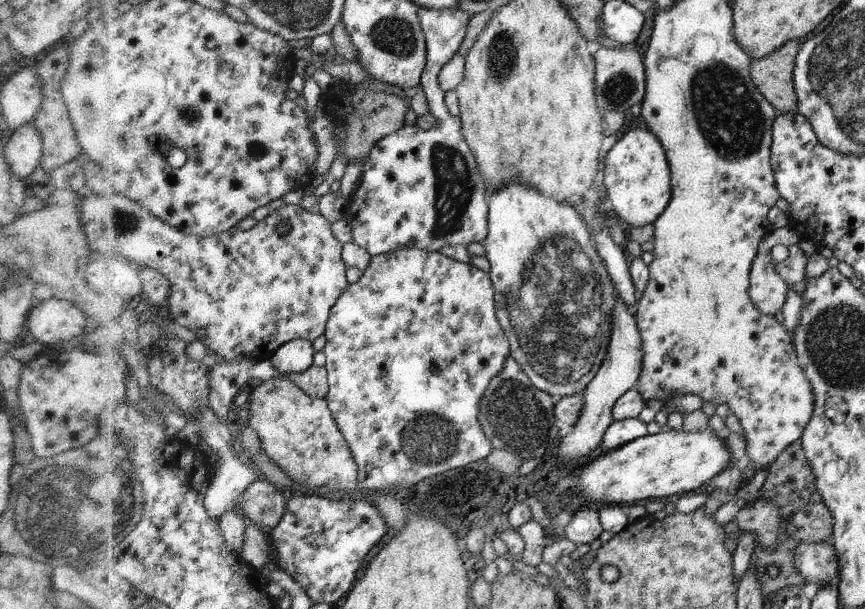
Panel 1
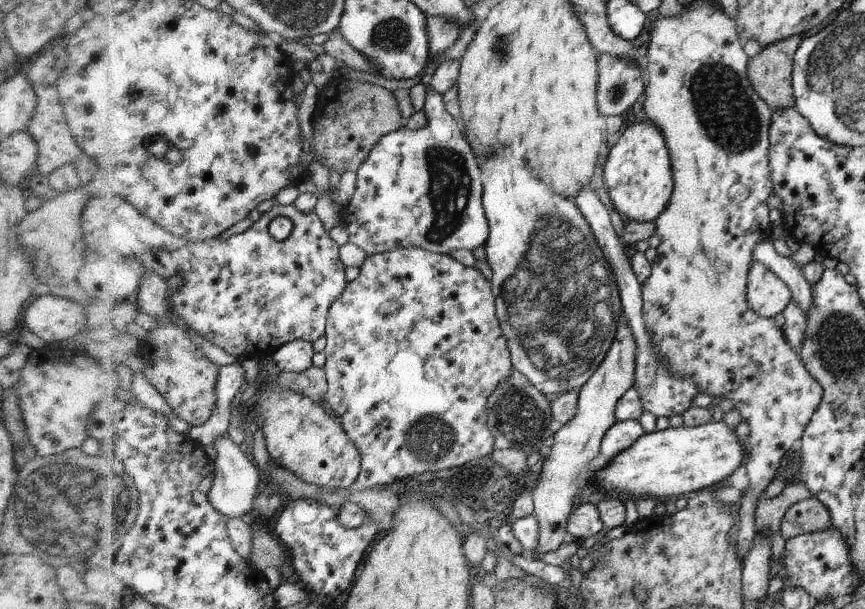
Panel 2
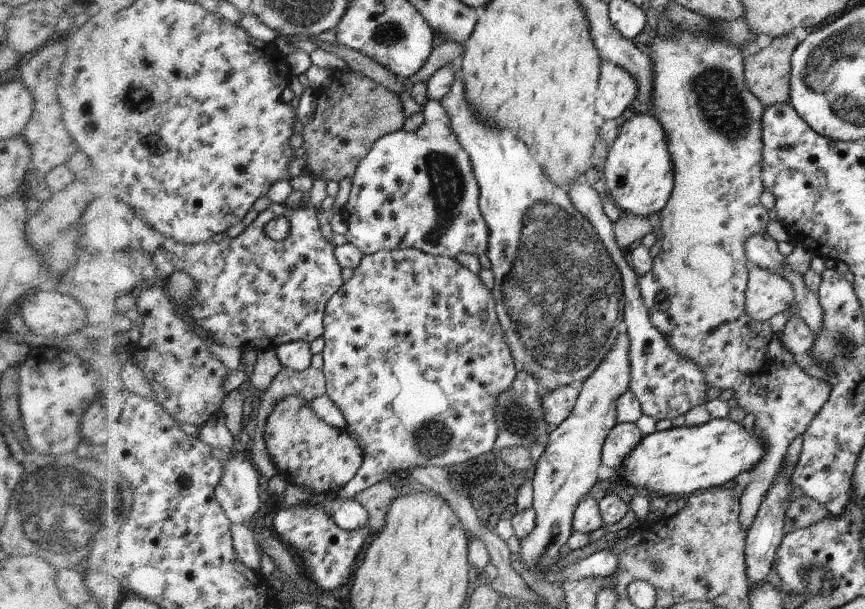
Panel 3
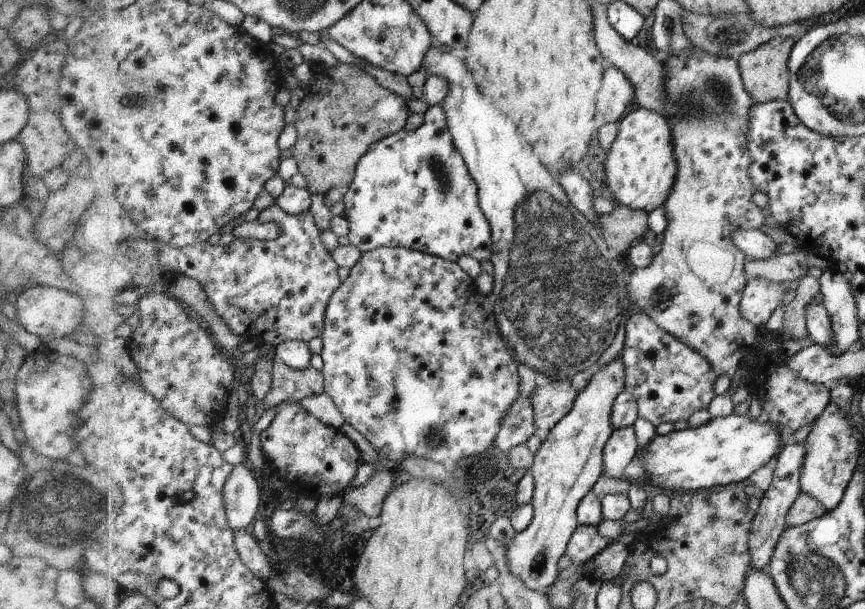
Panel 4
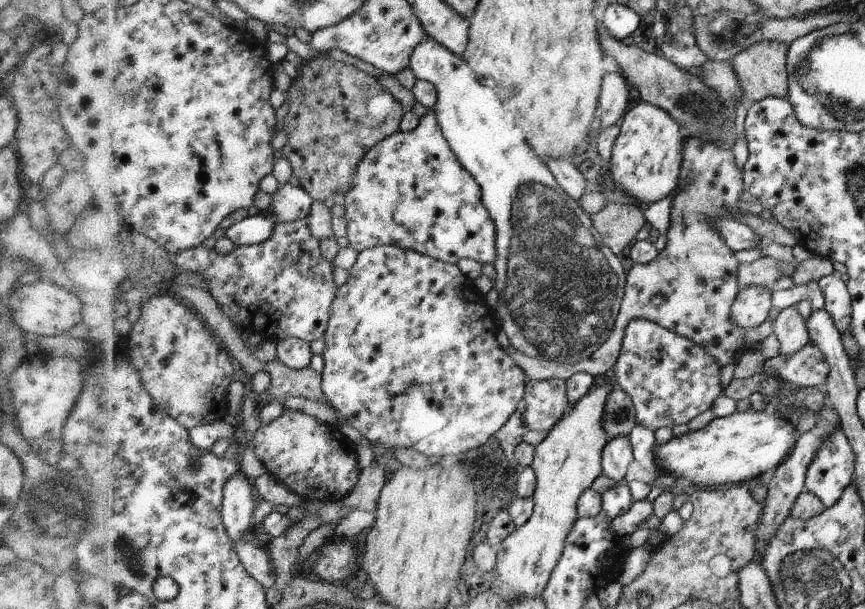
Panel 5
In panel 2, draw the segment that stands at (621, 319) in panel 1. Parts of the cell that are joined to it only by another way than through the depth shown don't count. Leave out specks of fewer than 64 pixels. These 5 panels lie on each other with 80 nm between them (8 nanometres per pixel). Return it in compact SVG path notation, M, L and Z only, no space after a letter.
M625 320L620 324L620 332L616 334L615 341L612 342L611 349L608 350L606 360L599 367L598 372L590 379L587 385L579 390L579 398L574 418L570 418L560 430L553 432L552 444L544 454L545 460L542 464L541 479L536 488L531 492L533 496L534 515L538 521L538 544L534 550L534 559L542 559L544 554L556 551L564 543L566 536L566 518L570 512L574 512L574 496L580 490L578 482L588 482L594 474L594 468L590 462L598 456L601 450L600 440L606 436L607 431L618 421L615 418L615 410L624 394L635 385L635 359L638 344L635 343L634 332L627 326Z

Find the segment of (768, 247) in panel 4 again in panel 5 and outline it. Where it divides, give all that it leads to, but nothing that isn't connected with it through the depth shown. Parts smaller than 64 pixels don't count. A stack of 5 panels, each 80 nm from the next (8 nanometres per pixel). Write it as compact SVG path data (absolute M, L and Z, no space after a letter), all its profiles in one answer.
M715 218L715 227L733 251L762 248L767 243L760 235L755 234L748 225L734 219Z

